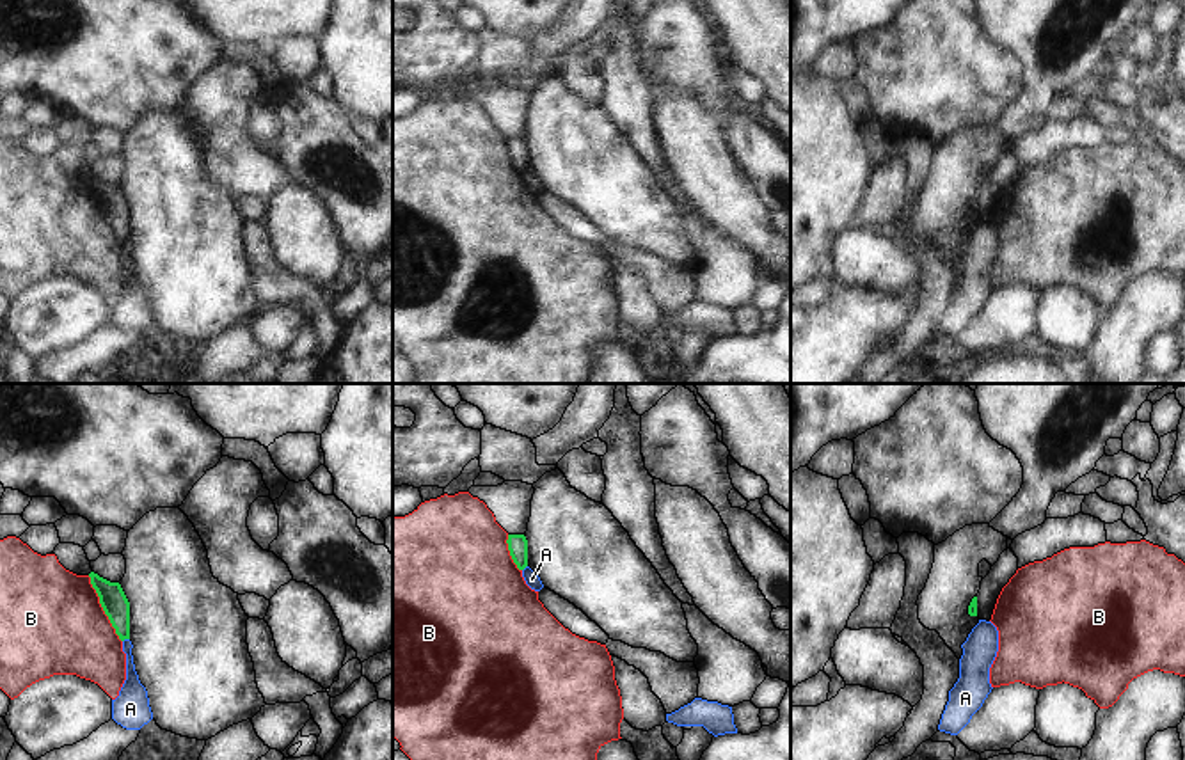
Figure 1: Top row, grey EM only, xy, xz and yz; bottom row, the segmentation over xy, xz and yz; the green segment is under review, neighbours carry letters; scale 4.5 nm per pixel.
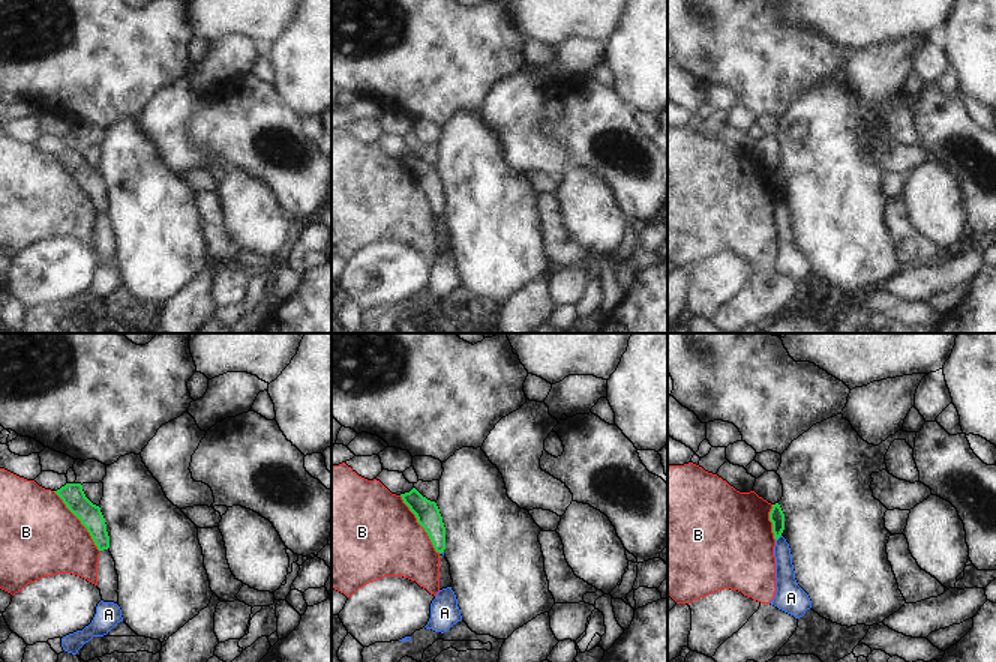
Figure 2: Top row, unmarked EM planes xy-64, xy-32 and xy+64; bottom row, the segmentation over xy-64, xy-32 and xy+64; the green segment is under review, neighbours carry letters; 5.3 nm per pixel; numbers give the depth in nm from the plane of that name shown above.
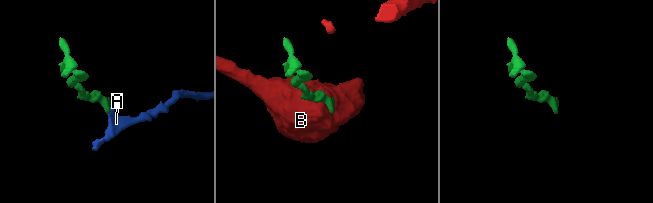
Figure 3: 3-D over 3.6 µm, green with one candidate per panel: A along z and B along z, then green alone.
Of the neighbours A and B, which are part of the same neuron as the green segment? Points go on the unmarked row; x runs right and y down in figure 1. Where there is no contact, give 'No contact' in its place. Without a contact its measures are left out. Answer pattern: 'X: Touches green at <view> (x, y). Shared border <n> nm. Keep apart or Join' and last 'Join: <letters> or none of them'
A: Touches green at xy (125, 240). Shared border 40 nm. Keep apart
B: Touches green at xy (103, 212). Shared border 340 nm. Keep apart
Join: none of them

